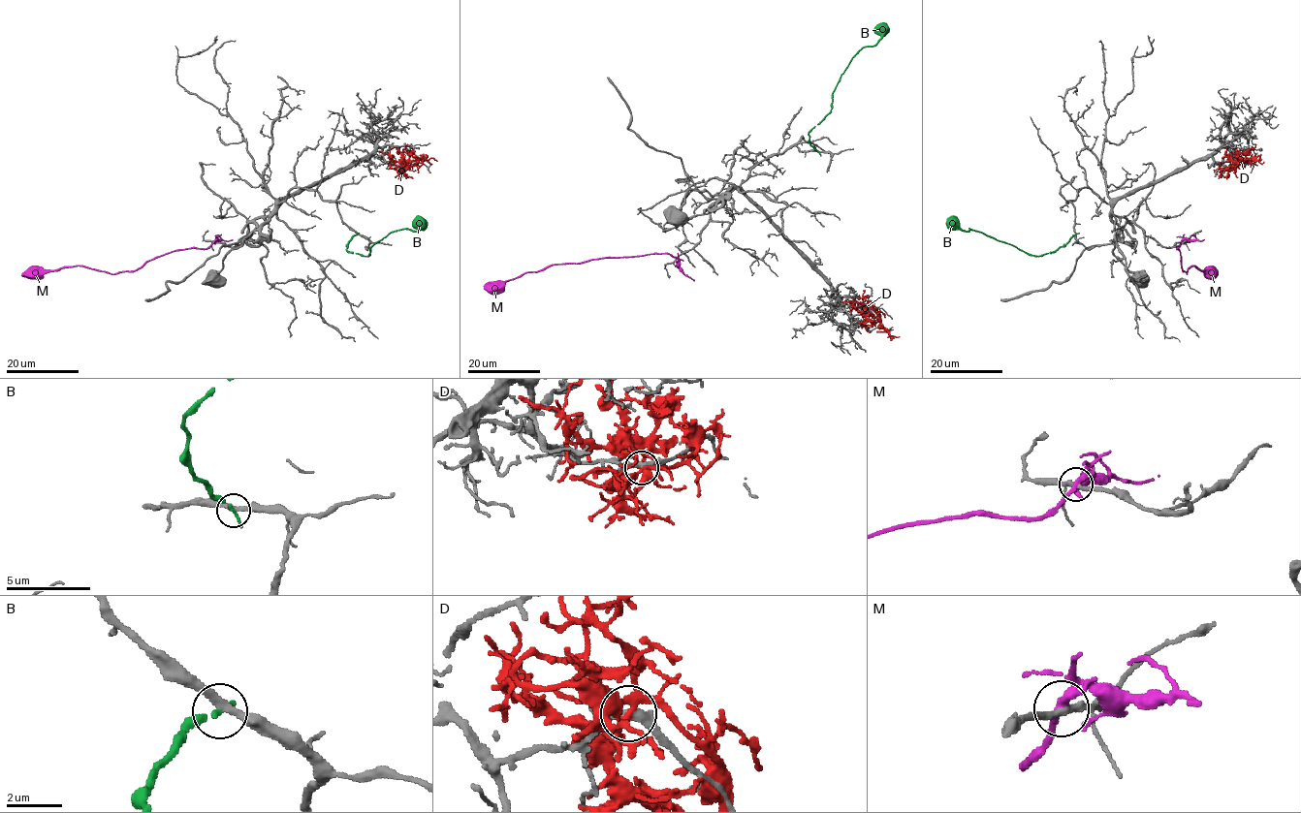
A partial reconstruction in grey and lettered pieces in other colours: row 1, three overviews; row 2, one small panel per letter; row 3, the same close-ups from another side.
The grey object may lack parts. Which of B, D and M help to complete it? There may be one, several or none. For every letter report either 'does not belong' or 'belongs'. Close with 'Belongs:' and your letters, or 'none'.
B: does not belong
D: does not belong
M: does not belong
Belongs: none

